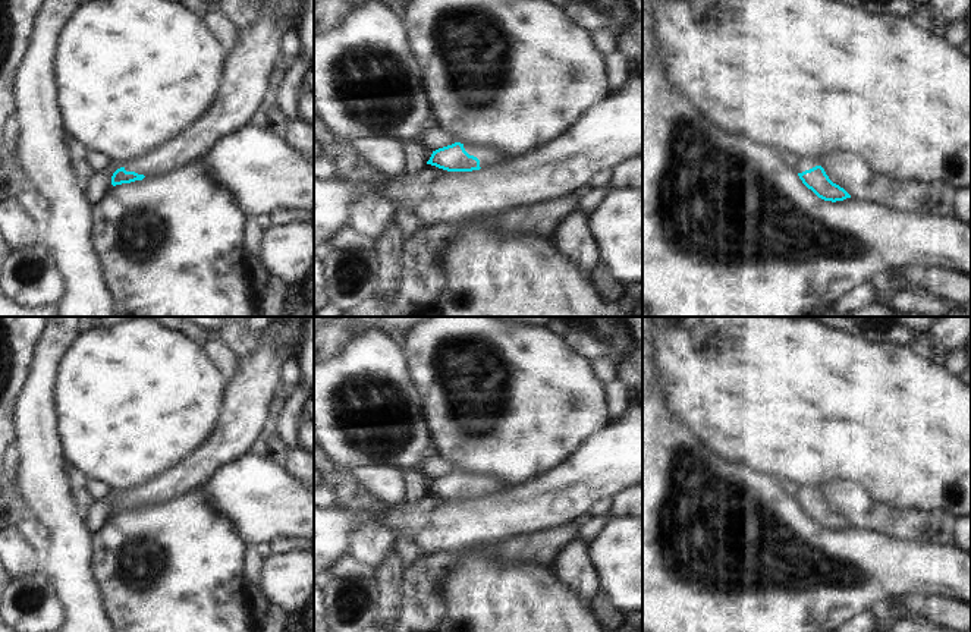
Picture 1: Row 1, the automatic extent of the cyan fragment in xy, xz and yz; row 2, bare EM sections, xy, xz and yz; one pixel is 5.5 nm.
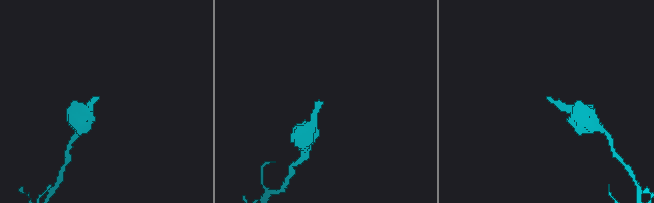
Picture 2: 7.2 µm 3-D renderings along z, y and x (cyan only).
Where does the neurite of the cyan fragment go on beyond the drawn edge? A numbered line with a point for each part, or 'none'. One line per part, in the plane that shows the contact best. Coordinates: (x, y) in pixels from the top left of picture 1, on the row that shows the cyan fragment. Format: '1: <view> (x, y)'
1: xz (489, 156)

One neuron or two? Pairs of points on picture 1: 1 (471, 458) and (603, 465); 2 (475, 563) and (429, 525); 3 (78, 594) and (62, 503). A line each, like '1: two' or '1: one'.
1: two
2: two
3: one

